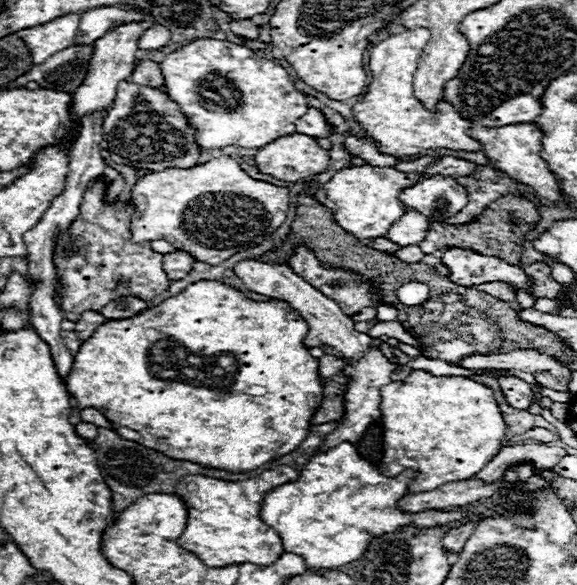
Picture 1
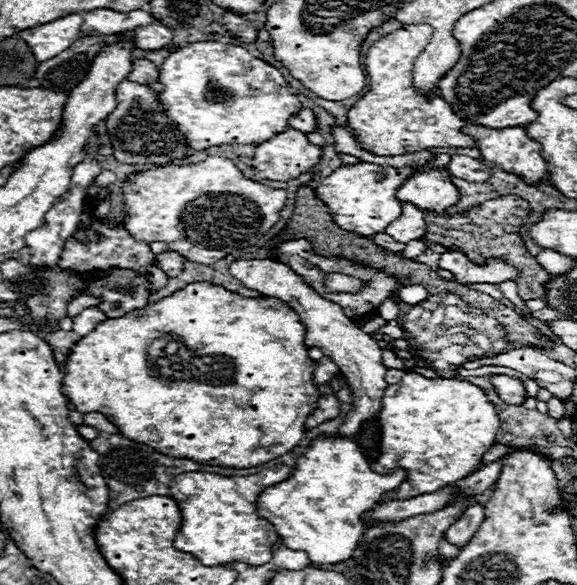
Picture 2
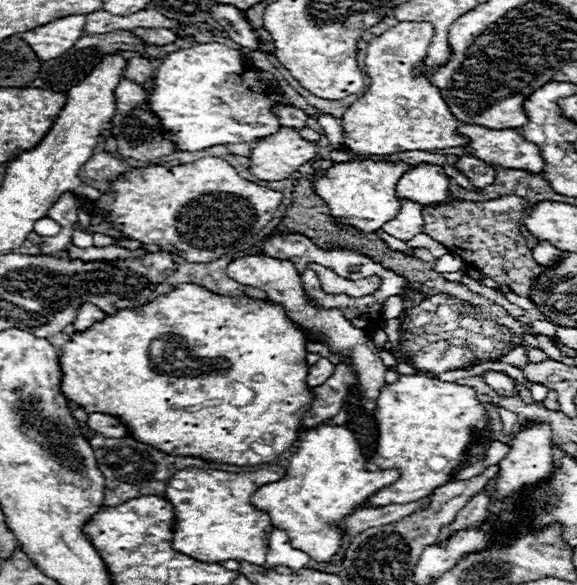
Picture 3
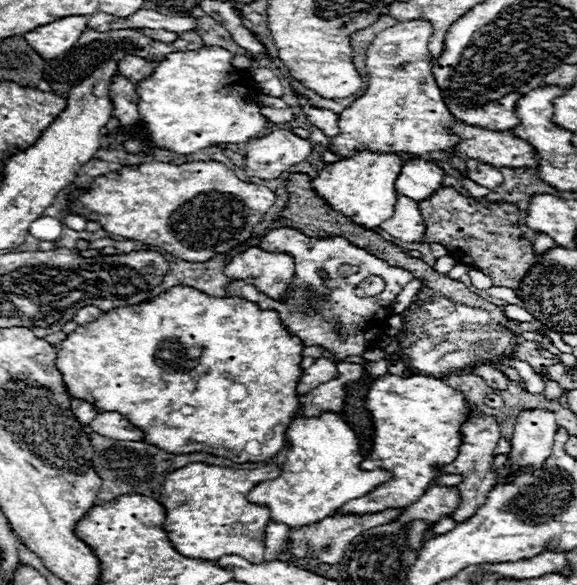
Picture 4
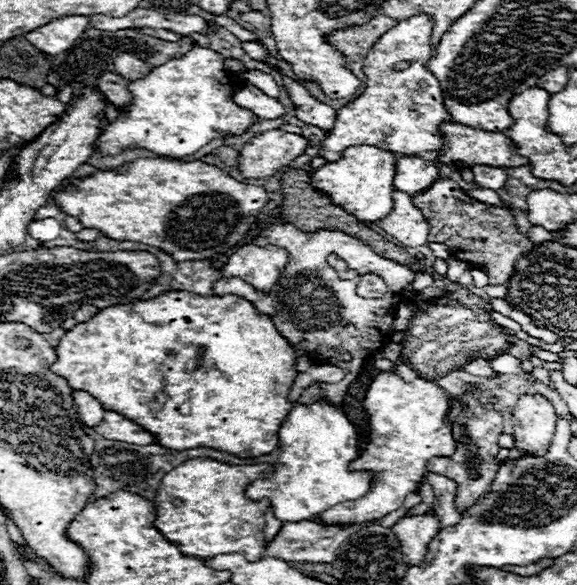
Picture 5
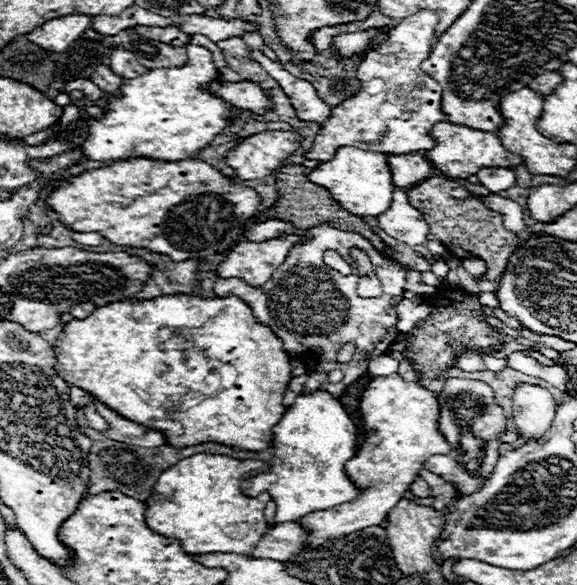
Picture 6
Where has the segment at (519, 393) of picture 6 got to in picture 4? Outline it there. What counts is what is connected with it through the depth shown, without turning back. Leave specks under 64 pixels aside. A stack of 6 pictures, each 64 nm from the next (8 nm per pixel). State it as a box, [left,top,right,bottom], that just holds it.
[510,410,556,472]

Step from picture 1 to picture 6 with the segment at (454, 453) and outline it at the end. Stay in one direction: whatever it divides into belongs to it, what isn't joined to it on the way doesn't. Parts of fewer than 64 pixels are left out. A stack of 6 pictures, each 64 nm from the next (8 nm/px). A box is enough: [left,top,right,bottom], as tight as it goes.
[298,374,450,550]

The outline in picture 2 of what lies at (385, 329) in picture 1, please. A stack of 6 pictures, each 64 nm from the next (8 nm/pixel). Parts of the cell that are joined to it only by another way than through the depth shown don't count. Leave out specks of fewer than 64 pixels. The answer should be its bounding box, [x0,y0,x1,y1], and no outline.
[378,320,404,340]

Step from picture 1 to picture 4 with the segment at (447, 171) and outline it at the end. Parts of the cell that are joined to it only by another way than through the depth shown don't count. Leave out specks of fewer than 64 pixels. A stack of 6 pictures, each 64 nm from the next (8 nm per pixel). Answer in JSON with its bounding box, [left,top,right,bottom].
[466,158,502,188]

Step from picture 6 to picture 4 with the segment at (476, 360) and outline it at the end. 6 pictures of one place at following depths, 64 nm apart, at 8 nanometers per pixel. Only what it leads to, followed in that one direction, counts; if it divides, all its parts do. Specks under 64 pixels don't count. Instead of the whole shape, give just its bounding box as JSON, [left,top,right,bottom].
[474,362,510,390]

